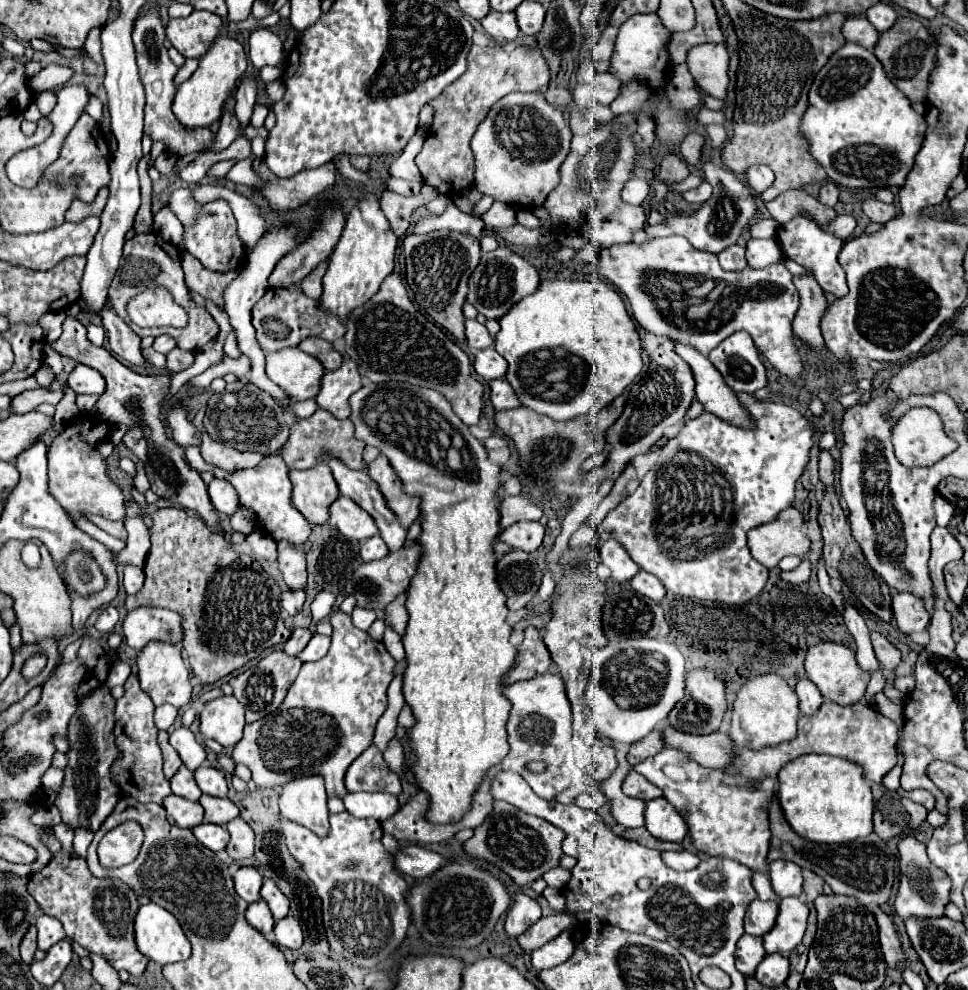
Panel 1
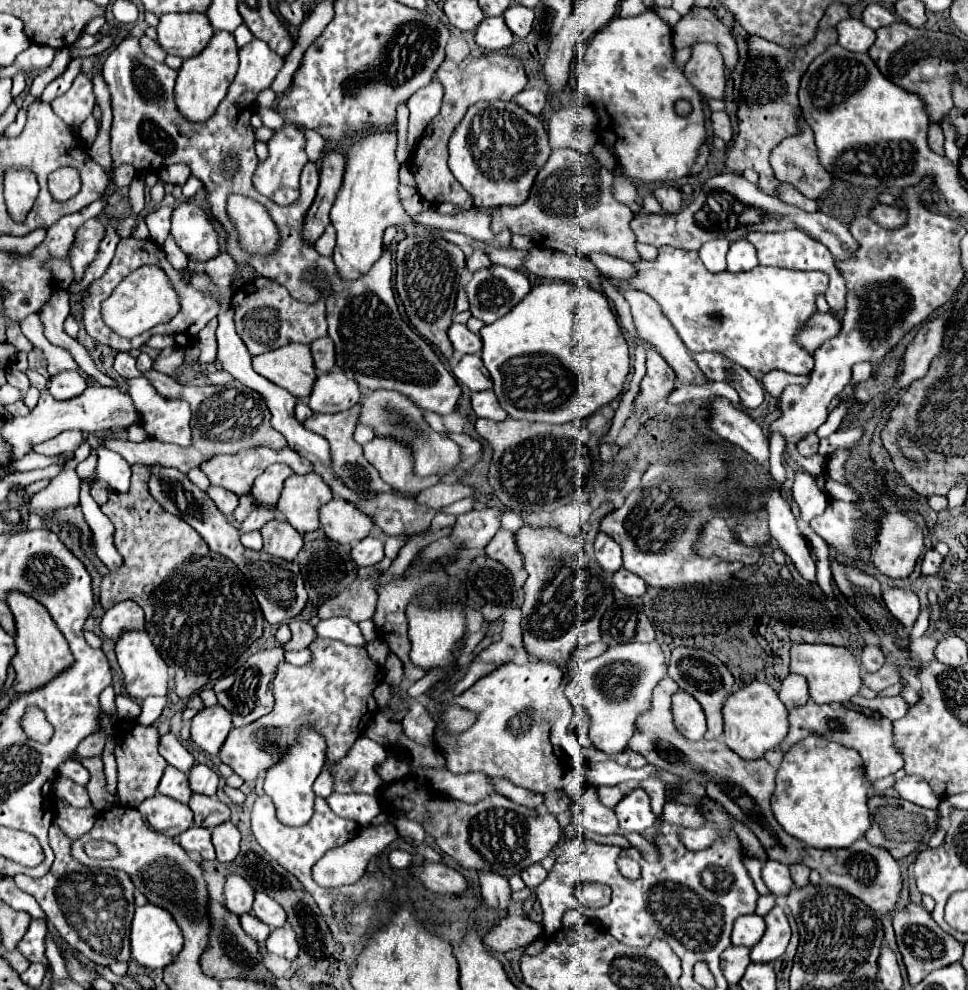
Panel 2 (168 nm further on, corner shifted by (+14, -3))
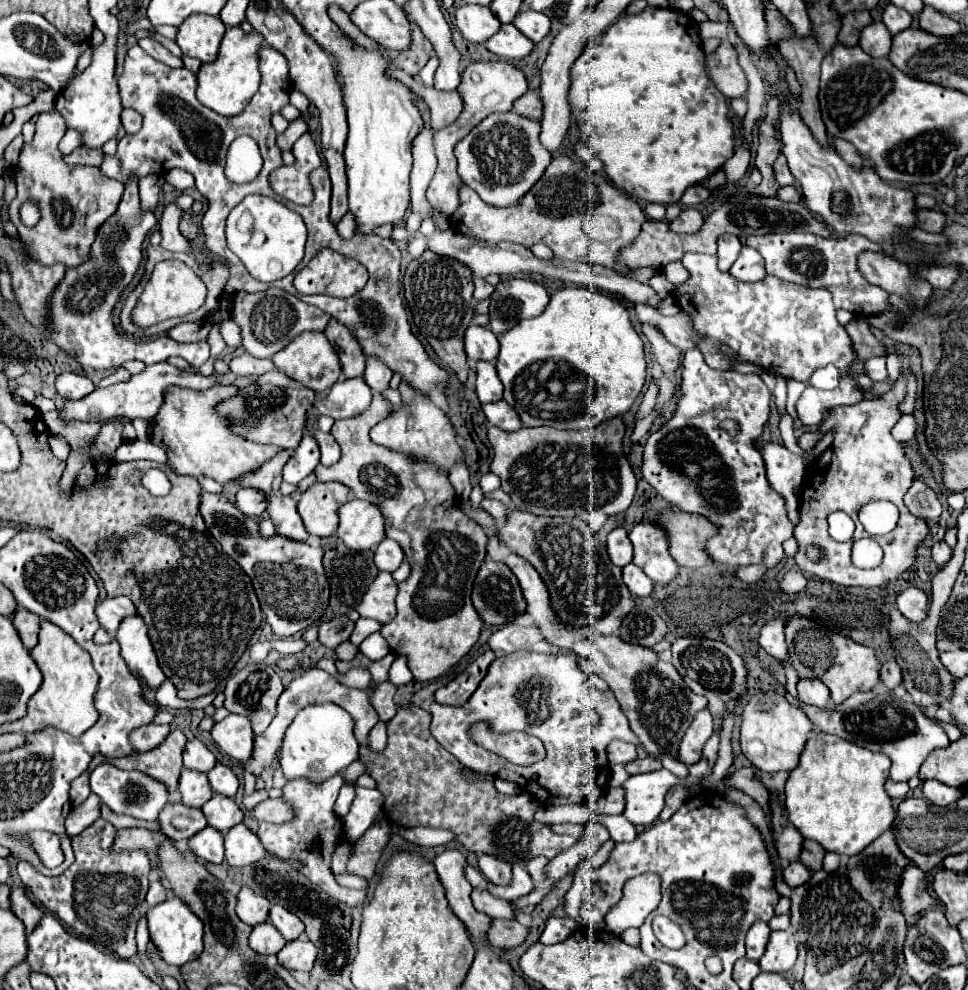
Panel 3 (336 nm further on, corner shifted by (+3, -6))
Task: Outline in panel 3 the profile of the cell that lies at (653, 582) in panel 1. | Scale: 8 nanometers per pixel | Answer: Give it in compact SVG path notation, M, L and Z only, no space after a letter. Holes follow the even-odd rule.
M633 563L623 567L623 581L627 585L627 589L631 591L631 595L637 597L647 597L653 591L653 581Z

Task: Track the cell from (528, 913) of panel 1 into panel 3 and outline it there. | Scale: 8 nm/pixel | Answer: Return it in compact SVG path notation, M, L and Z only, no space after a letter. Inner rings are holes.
M479 853L479 869L495 885L507 885L511 881L511 865L499 857Z

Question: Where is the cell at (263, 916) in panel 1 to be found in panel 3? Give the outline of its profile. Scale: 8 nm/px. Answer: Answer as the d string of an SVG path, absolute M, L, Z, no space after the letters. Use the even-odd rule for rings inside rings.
M269 921L253 927L249 935L249 947L261 955L277 955L283 949L283 945L285 939L281 937L281 933L277 933L277 929Z

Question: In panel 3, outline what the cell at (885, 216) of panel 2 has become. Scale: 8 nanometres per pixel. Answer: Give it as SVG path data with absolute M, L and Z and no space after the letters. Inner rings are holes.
M919 209L917 211L917 227L929 233L941 233L945 229L947 217L937 209Z

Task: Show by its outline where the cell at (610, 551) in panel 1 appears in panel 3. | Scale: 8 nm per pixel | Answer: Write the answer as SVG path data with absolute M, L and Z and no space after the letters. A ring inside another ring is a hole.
M617 527L617 529L609 531L609 535L607 535L607 551L609 551L611 561L617 567L625 567L627 563L631 563L633 547L631 547L631 541L627 537L625 527Z

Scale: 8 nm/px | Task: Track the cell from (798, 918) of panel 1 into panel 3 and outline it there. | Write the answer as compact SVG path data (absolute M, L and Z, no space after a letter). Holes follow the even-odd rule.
M773 931L767 943L765 955L759 959L761 971L787 973L793 969L797 959L797 943L789 931Z

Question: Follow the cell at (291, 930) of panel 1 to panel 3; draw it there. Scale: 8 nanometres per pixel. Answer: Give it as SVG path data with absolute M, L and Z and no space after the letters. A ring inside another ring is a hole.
M299 937L281 949L277 959L289 971L311 971L317 959L317 949L309 939Z

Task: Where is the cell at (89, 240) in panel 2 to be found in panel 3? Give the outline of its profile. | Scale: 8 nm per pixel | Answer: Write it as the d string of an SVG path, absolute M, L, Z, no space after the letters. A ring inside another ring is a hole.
M135 175L125 183L125 193L119 201L117 211L97 229L97 237L89 251L89 261L75 268L66 268L65 276L49 303L45 325L39 329L39 333L47 341L57 345L61 351L77 359L79 365L91 367L97 371L119 367L129 359L143 359L143 363L151 365L151 363L167 361L169 357L175 357L175 355L187 359L193 367L201 367L209 359L207 341L177 343L169 335L159 335L149 343L141 343L129 337L127 333L119 331L113 323L113 317L111 317L113 307L117 305L127 285L133 281L143 261L143 241L157 223L157 217L151 211L141 209L137 185L139 185L139 179ZM83 278L85 278L85 289L75 289L75 301L69 301L73 284Z

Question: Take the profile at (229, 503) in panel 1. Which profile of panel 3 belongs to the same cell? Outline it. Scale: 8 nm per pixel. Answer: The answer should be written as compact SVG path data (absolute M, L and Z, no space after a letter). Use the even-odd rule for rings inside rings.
M245 487L245 489L239 489L235 505L237 505L237 509L239 509L241 513L245 513L247 517L259 517L259 515L263 515L265 509L267 509L267 497L265 497L265 493L261 493L259 489Z

